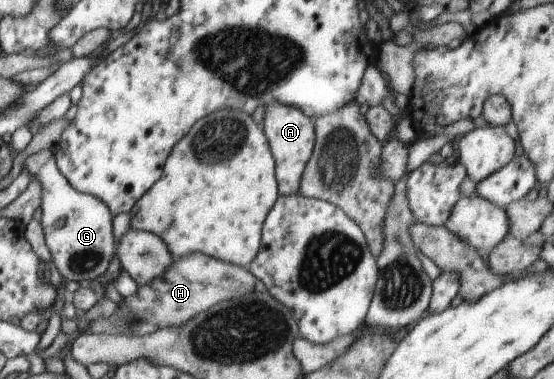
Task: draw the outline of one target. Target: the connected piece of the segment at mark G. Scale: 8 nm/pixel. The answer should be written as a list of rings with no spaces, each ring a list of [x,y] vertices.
[[[42,150],[38,153],[32,154],[26,158],[23,163],[22,171],[30,173],[32,179],[36,177],[42,185],[42,199],[40,201],[40,208],[42,209],[42,224],[44,235],[46,238],[46,245],[50,250],[52,263],[56,265],[60,275],[67,281],[94,281],[98,277],[102,277],[108,267],[112,257],[117,255],[116,237],[114,237],[113,217],[110,209],[106,207],[104,201],[100,201],[94,195],[88,193],[80,193],[76,191],[72,185],[66,181],[62,175],[60,167],[57,165],[54,154],[50,150]]]

